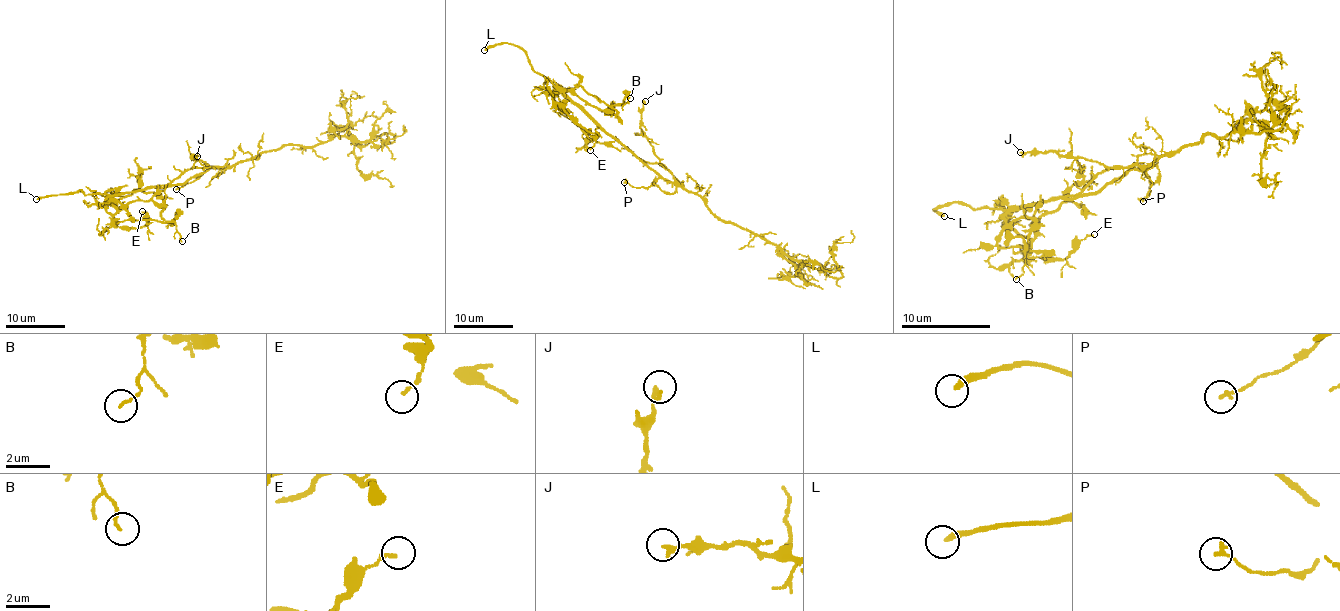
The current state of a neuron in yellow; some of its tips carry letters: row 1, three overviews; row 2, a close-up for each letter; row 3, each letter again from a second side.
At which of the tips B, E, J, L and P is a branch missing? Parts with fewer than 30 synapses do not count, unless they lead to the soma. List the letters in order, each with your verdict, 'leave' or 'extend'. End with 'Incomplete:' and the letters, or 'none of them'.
B: leave
E: leave
J: leave
L: extend
P: leave
Incomplete: L

